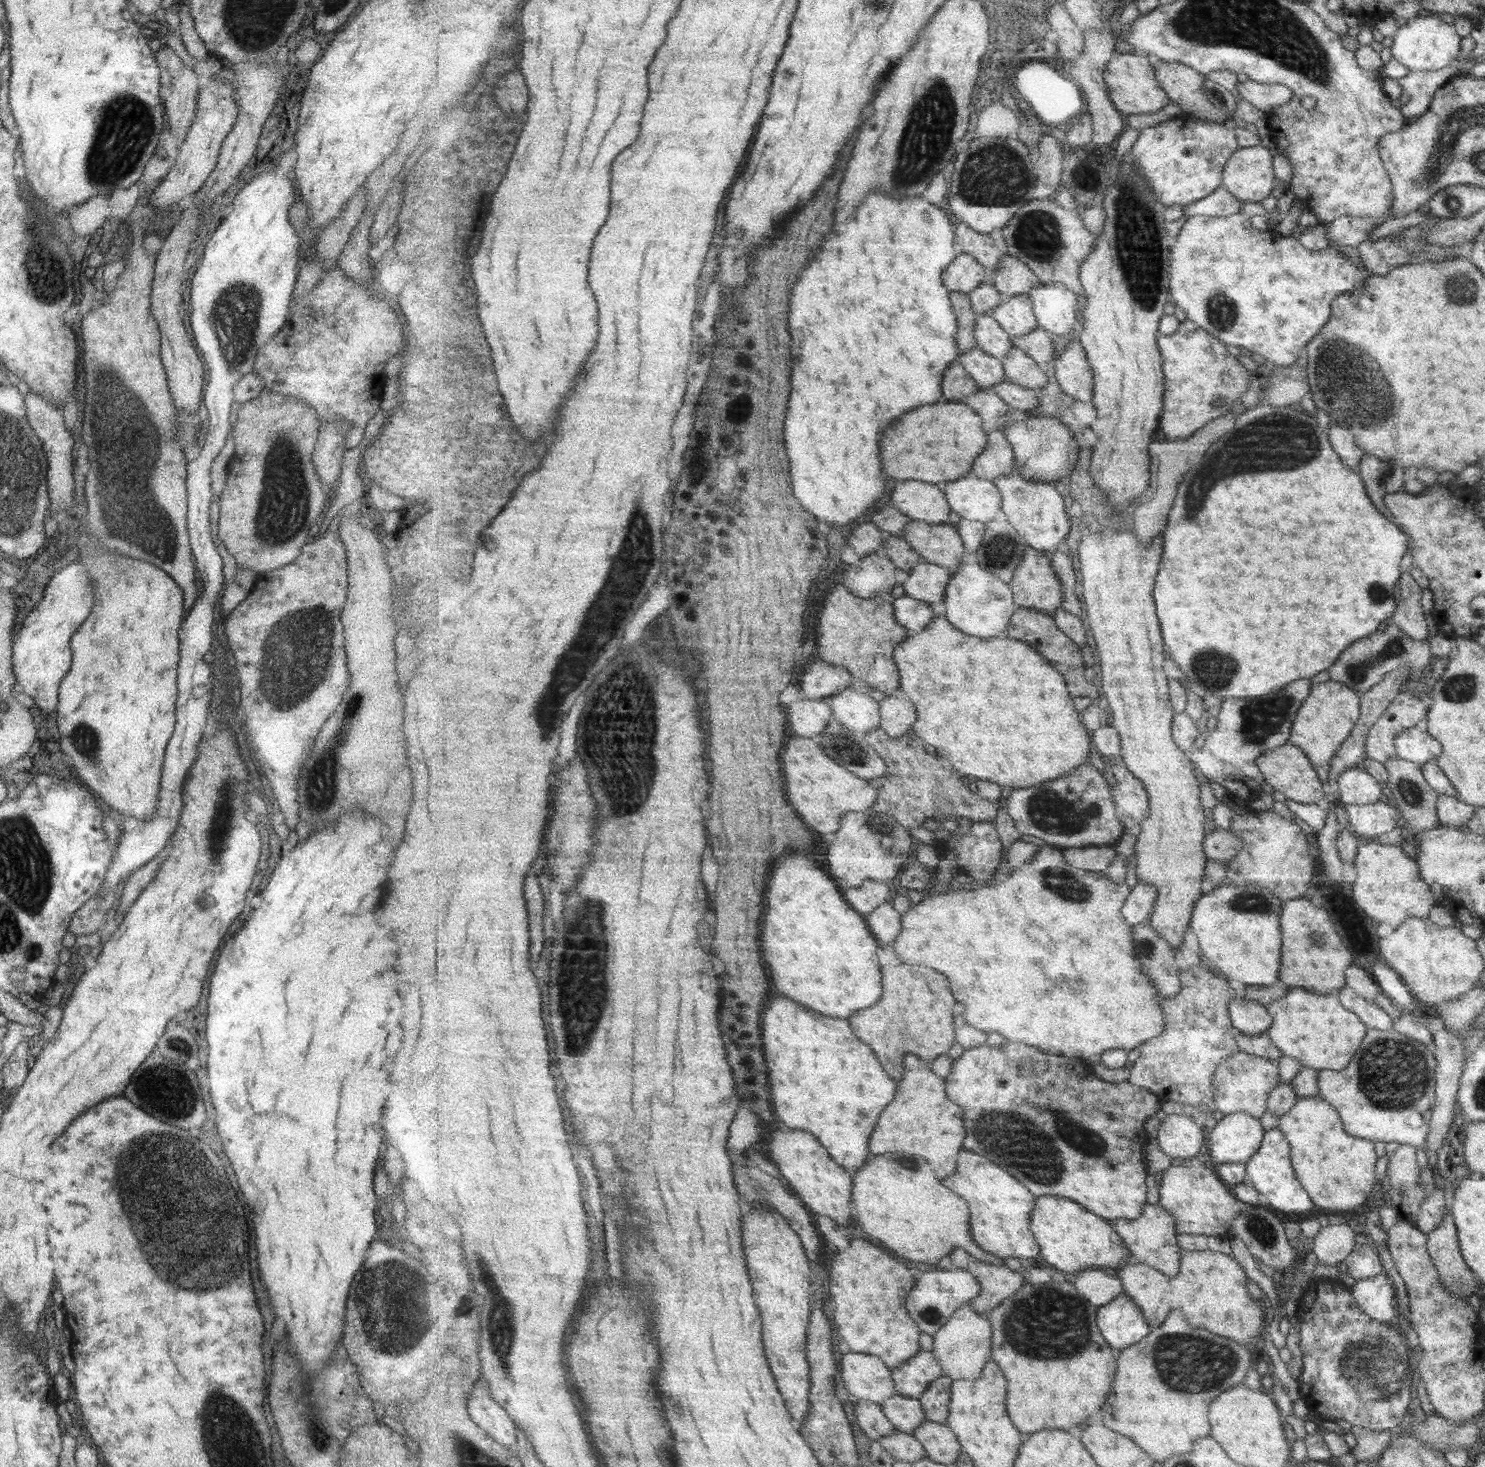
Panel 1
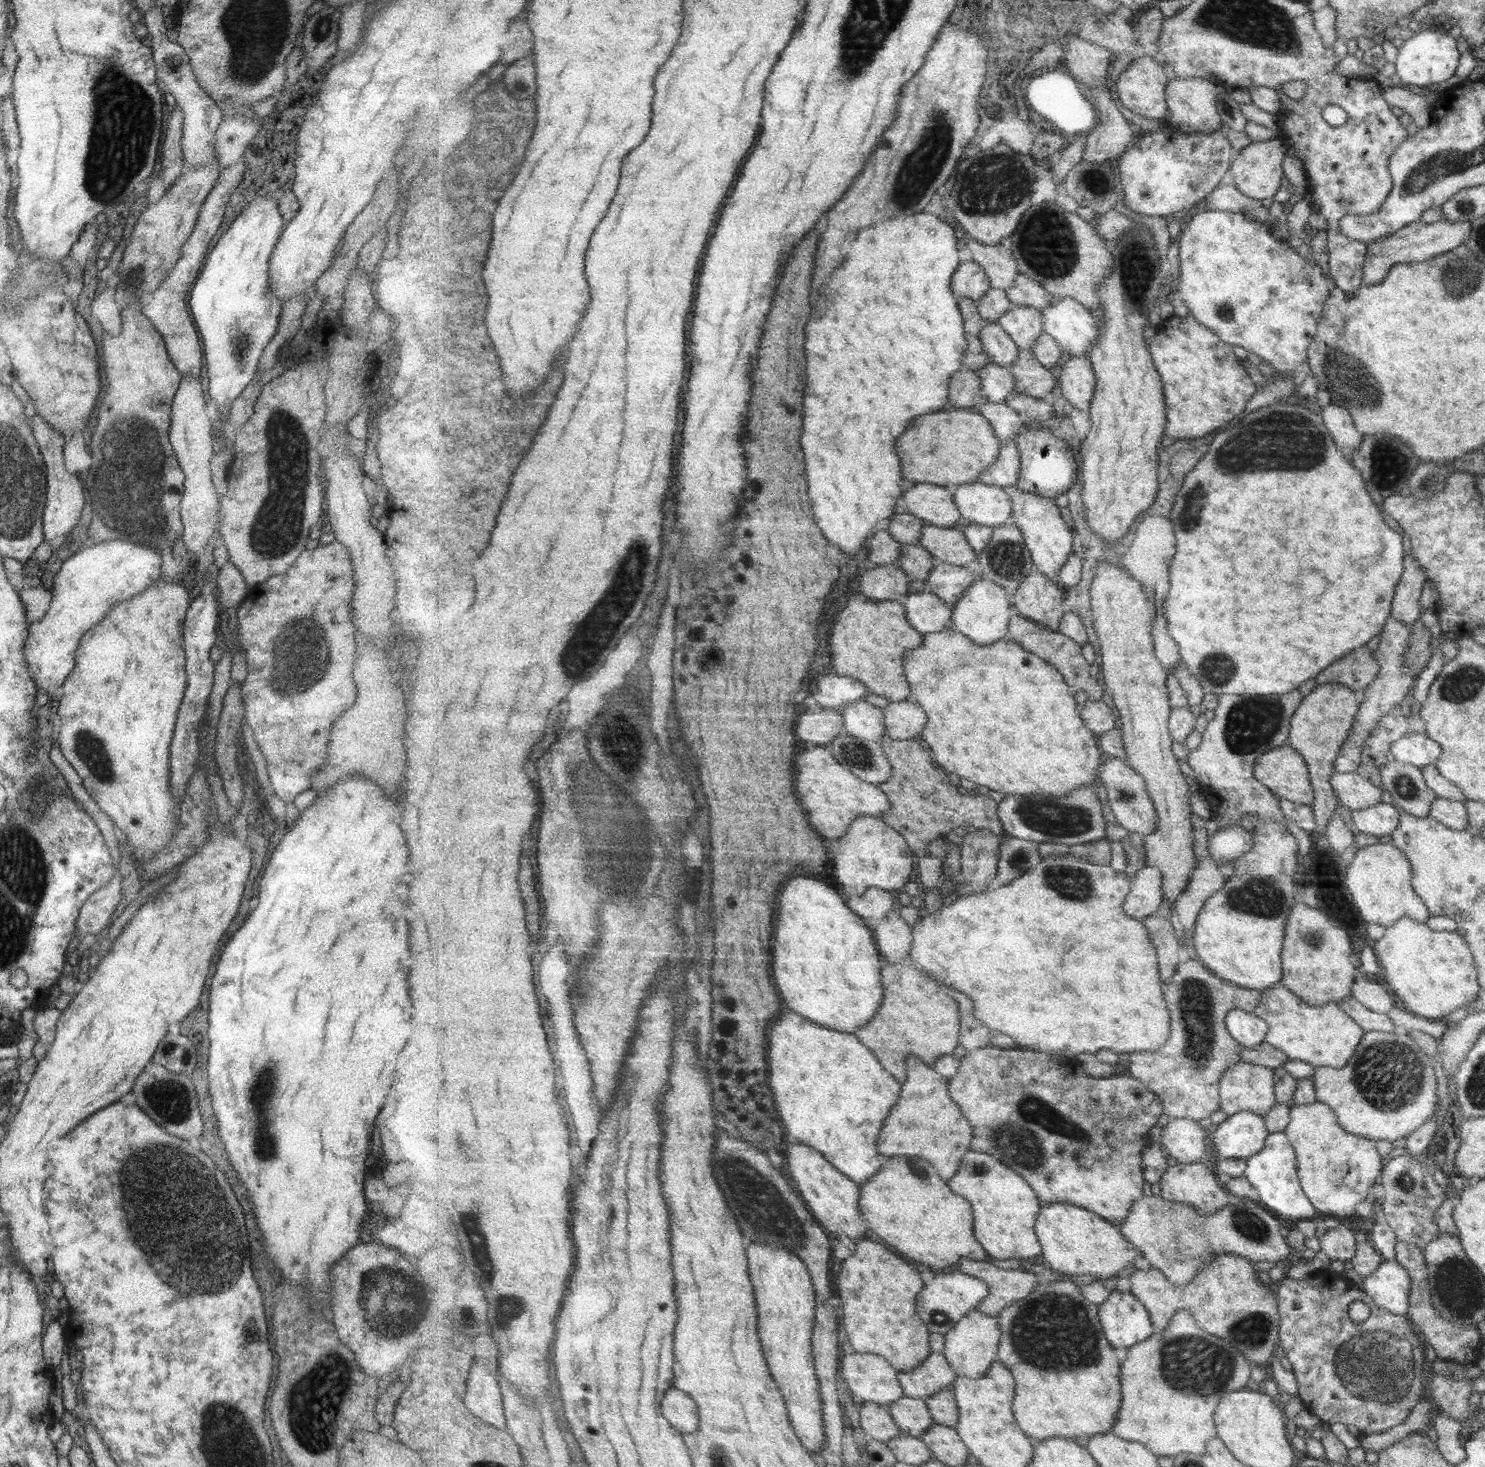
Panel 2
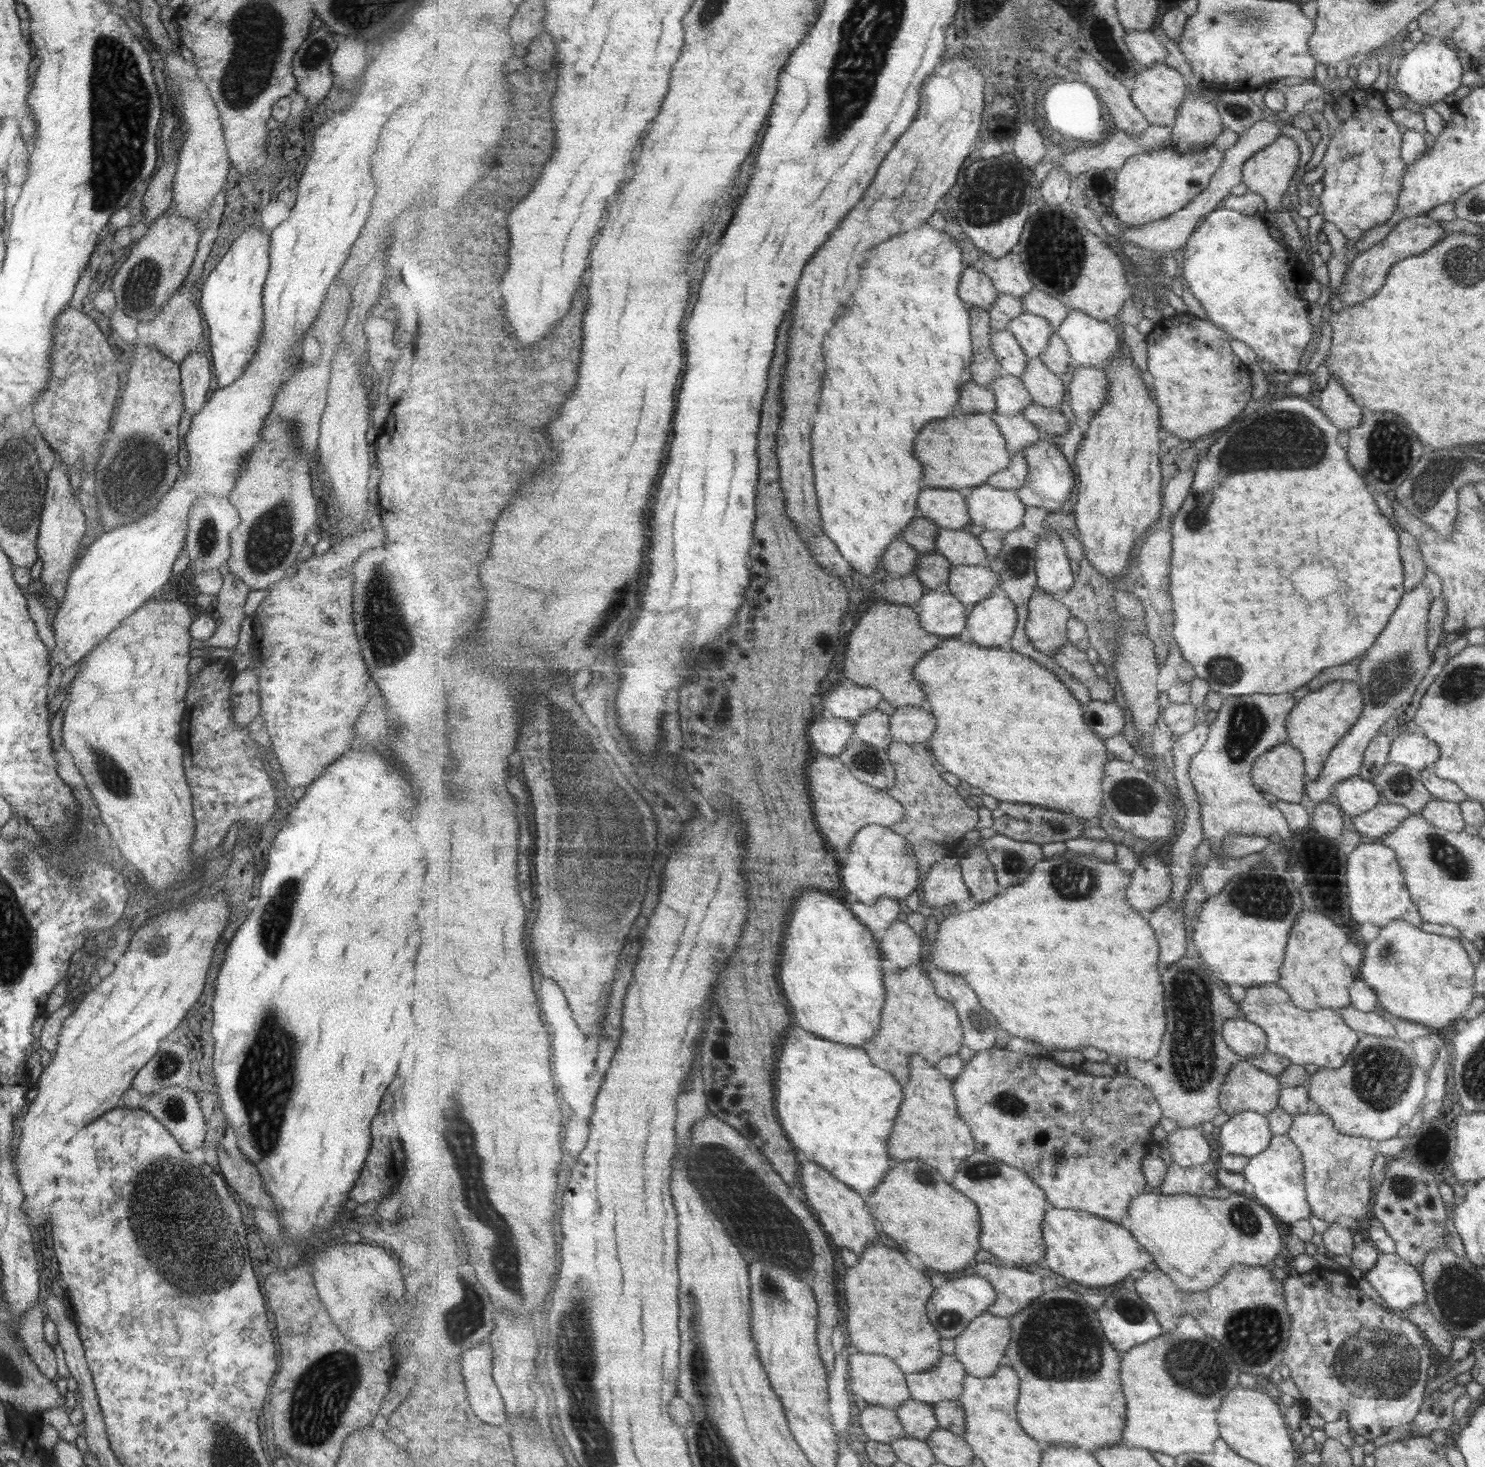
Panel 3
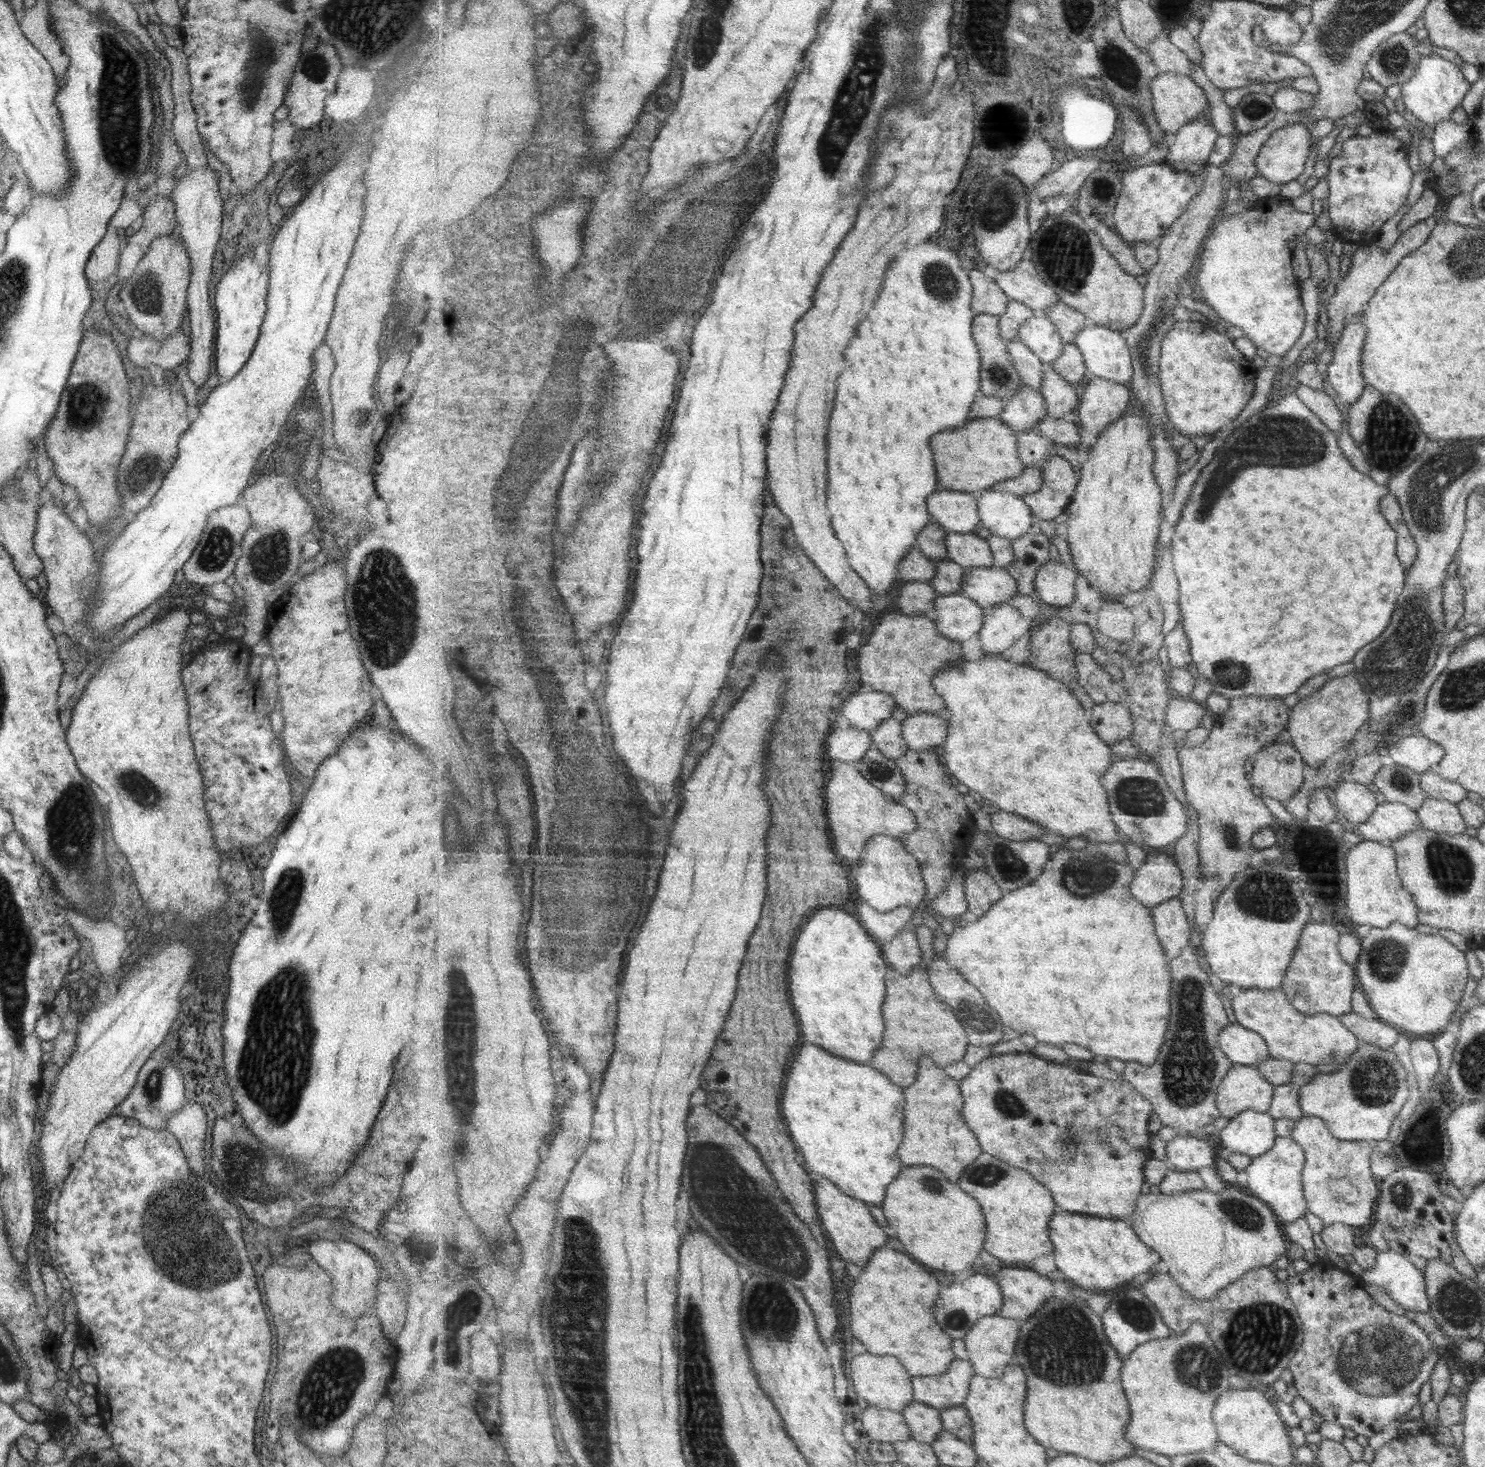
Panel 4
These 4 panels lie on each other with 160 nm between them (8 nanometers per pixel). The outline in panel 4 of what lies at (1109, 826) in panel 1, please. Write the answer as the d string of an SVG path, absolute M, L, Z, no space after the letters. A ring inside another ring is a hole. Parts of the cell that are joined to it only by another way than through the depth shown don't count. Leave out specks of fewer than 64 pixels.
M999 809L990 817L993 831L1003 838L1014 841L1026 841L1038 839L1041 835L1047 835L1050 830L1044 826L1014 812Z

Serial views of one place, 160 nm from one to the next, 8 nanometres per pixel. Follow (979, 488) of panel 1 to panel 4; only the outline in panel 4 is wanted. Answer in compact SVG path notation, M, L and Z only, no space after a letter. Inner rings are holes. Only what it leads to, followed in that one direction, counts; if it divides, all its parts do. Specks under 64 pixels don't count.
M993 489L983 491L978 498L978 506L981 526L992 535L1003 538L1015 540L1025 536L1036 521L1031 507L1016 494Z

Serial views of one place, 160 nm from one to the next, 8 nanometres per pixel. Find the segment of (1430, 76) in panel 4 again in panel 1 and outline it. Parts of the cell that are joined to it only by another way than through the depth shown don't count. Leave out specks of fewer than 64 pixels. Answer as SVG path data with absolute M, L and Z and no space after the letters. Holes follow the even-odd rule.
M1420 13L1409 23L1398 26L1392 37L1391 57L1409 70L1435 71L1456 61L1459 40L1461 37L1455 33L1453 25L1441 21L1436 14Z

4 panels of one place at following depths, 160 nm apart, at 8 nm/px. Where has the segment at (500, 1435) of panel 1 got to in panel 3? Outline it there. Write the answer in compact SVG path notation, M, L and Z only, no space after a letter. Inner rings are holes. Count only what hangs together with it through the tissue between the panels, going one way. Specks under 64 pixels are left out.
M489 1341L466 1350L462 1365L469 1400L473 1402L477 1416L489 1424L505 1424L508 1408L494 1379L494 1348L491 1348Z

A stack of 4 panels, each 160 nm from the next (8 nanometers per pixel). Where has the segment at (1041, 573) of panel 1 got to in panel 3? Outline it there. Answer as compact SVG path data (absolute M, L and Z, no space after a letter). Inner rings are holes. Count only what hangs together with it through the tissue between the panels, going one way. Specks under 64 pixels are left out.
M1039 587L1029 603L1027 637L1039 652L1053 657L1062 646L1070 642L1068 623L1071 618L1069 607Z

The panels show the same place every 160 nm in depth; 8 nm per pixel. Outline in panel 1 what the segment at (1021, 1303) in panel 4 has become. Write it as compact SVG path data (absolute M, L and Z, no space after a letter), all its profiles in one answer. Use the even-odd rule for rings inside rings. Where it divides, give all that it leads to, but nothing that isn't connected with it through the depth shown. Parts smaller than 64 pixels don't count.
M957 1248L949 1258L955 1266L976 1275L982 1289L971 1306L984 1315L996 1309L1005 1299L1015 1296L1027 1280L1023 1271L1015 1272L1007 1266L989 1264L963 1248Z

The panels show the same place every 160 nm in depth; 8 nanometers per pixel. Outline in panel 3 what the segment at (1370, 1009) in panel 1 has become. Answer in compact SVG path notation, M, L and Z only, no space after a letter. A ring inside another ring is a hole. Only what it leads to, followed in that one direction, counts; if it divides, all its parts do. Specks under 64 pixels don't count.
M1349 1004L1338 1008L1337 1013L1346 1025L1356 1032L1371 1036L1396 1036L1394 1026L1376 1011L1361 1012Z

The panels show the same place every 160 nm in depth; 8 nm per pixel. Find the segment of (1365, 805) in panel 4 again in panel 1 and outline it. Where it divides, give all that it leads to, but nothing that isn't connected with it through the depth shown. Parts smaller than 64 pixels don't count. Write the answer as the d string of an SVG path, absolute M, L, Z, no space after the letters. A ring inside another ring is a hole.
M1356 767L1338 774L1334 782L1333 798L1337 806L1373 804L1381 796L1377 781L1365 770Z

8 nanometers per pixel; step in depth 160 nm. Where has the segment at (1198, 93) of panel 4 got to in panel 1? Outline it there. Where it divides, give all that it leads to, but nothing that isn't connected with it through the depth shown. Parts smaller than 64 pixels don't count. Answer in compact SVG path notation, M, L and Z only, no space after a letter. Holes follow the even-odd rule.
M1117 53L1107 65L1104 77L1111 100L1125 114L1153 114L1172 103L1168 91L1157 80L1156 70L1149 64L1145 53Z

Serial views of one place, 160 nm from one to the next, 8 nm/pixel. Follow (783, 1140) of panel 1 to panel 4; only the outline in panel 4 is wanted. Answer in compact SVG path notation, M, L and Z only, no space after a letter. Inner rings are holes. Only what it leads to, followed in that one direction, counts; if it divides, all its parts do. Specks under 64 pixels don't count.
M813 1174L817 1189L817 1206L819 1223L828 1232L834 1248L845 1262L855 1262L859 1266L867 1266L873 1252L879 1250L887 1242L887 1234L877 1224L873 1214L869 1212L869 1204L861 1199L845 1194L836 1183L820 1174Z

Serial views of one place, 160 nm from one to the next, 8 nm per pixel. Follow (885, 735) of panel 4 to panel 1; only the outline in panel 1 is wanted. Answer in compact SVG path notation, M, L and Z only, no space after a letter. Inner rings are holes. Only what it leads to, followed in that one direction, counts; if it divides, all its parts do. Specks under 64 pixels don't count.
M849 688L828 701L833 709L833 721L839 721L847 729L867 734L880 727L880 702L871 698L867 692Z

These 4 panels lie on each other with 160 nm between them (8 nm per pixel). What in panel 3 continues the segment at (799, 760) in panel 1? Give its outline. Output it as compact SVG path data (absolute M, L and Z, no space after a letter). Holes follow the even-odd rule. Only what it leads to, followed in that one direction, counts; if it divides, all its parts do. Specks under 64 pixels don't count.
M821 752L814 756L815 762L810 764L807 770L811 782L811 796L815 802L814 815L820 832L836 854L847 854L857 833L868 824L891 827L905 818L904 806L896 797L887 790L861 782L843 764L839 756L827 756Z

